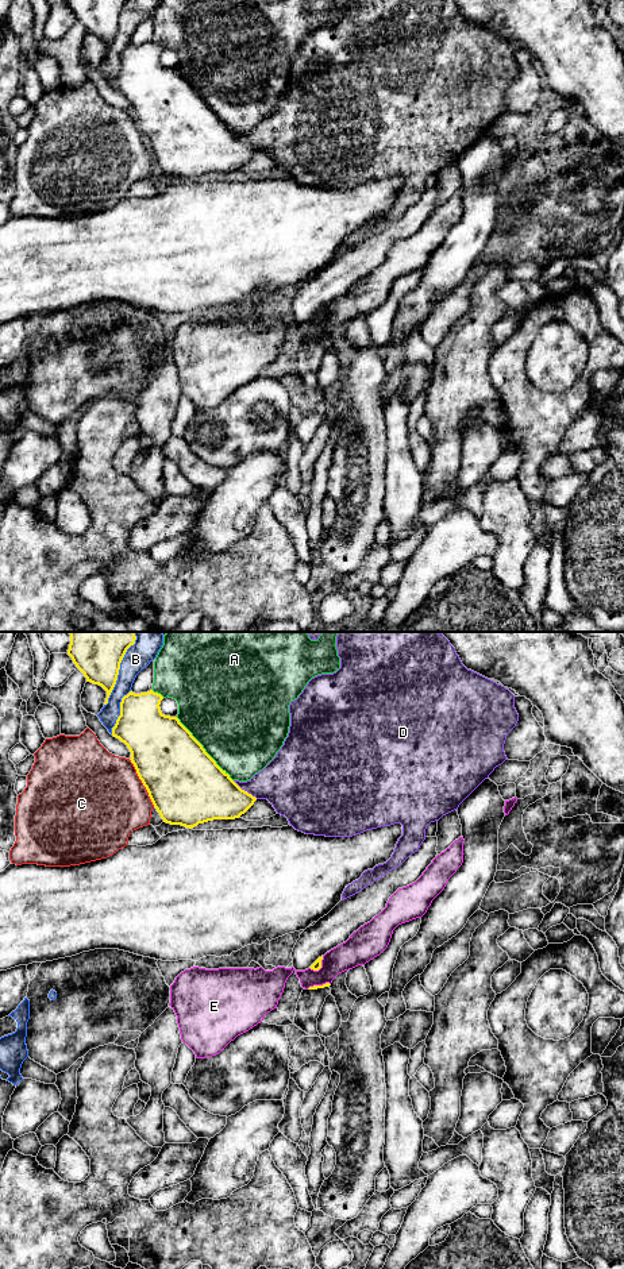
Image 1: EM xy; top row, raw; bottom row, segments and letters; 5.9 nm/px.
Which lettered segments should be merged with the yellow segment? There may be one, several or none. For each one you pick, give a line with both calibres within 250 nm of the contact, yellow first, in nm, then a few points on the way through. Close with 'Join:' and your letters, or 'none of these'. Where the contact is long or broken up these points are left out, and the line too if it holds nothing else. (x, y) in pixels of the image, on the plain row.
Join: none of these

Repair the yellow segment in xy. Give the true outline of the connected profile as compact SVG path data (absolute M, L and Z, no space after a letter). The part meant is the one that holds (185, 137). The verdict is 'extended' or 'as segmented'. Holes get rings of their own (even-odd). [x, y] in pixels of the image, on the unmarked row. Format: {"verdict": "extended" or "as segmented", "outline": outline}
{"verdict": "as segmented", "outline": "M153 42L122 50L112 88L127 97L139 131L163 174L194 180L213 171L235 171L257 153L242 142L205 104L177 69L161 63L163 49Z"}

